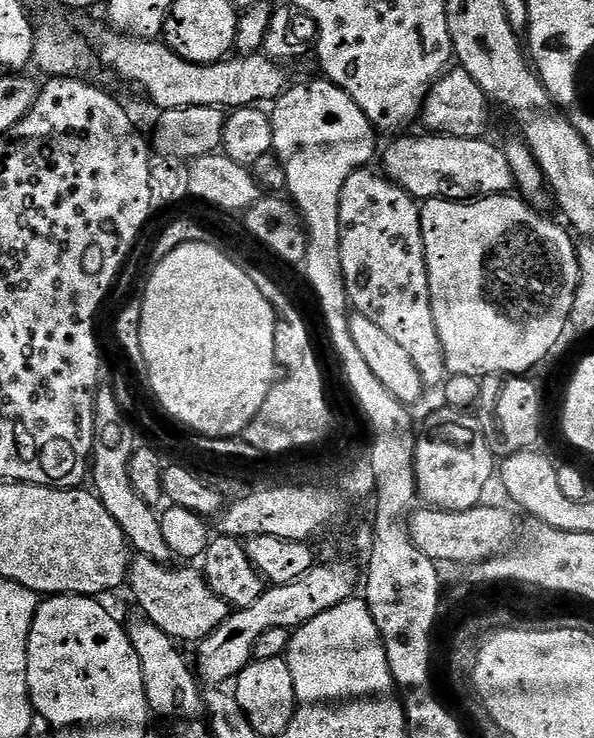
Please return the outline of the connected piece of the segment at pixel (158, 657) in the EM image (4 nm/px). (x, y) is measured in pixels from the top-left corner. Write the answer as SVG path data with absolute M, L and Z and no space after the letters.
M136 614L132 621L127 621L126 631L138 654L142 666L142 682L146 690L148 707L160 716L177 716L180 720L192 720L204 712L204 698L201 689L196 689L198 676L193 665L180 653L181 645L166 630L158 630L154 622L143 615Z

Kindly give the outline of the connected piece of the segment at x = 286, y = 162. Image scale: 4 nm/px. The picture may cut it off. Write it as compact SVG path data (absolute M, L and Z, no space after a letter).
M319 79L310 81L308 88L293 83L270 108L274 130L272 151L286 170L287 195L297 212L309 221L328 220L331 216L333 219L339 213L346 178L371 165L368 163L376 152L378 139L376 129L358 102L331 80Z

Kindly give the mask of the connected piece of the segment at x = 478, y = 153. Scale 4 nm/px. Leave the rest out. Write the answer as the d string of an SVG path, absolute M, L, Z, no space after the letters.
M400 134L396 140L384 152L383 175L402 190L411 194L413 200L423 202L426 200L459 200L471 202L483 200L485 196L503 196L511 193L516 188L514 174L511 173L510 163L506 160L506 154L499 143L491 144L491 139L481 138L454 138L439 134L423 134L424 136L412 136L413 134Z

